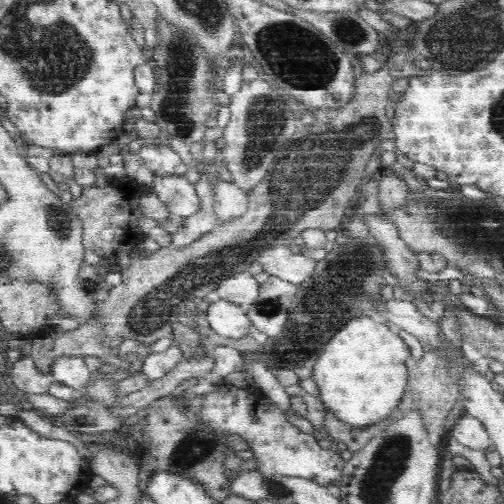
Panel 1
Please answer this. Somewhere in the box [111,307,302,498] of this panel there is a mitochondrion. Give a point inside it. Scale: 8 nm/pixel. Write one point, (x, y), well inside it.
(186, 455)

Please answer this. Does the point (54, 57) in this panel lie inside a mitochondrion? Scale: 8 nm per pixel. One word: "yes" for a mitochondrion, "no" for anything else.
yes

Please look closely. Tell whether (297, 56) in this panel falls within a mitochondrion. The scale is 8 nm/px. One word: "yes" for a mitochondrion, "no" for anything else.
yes

